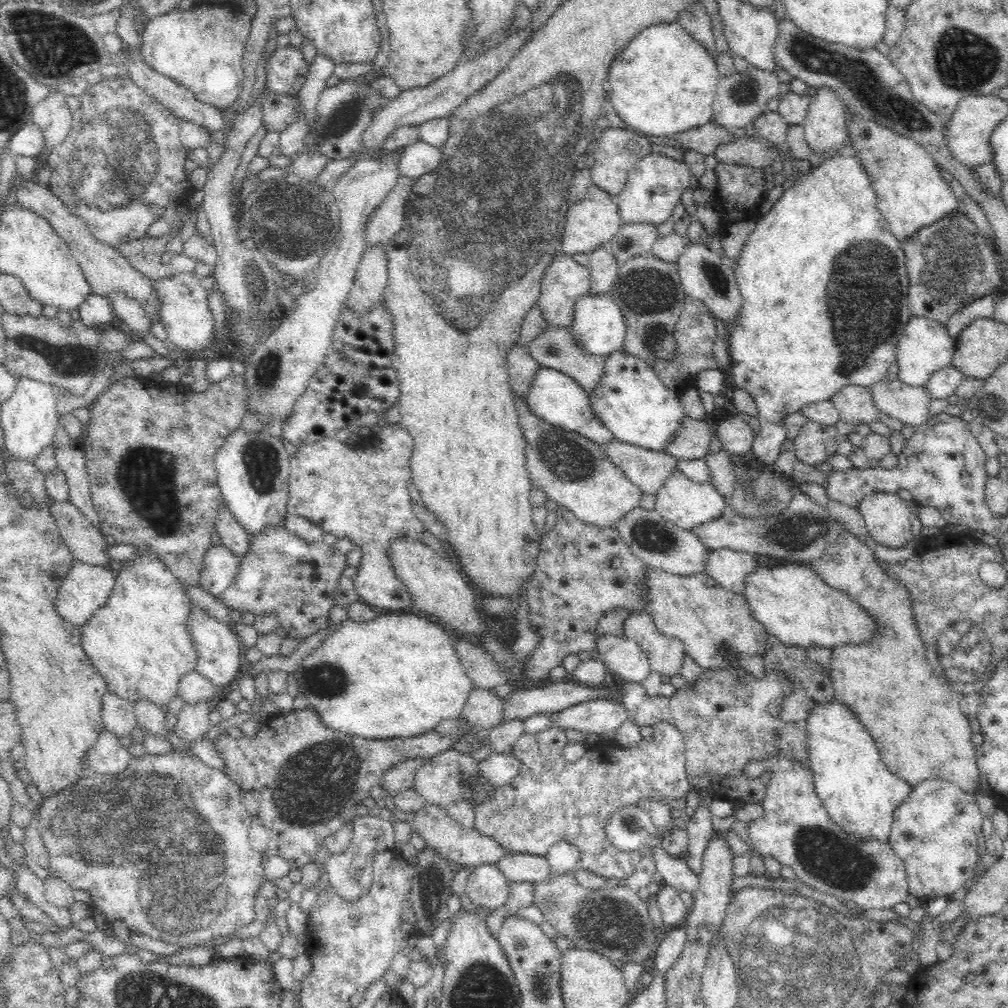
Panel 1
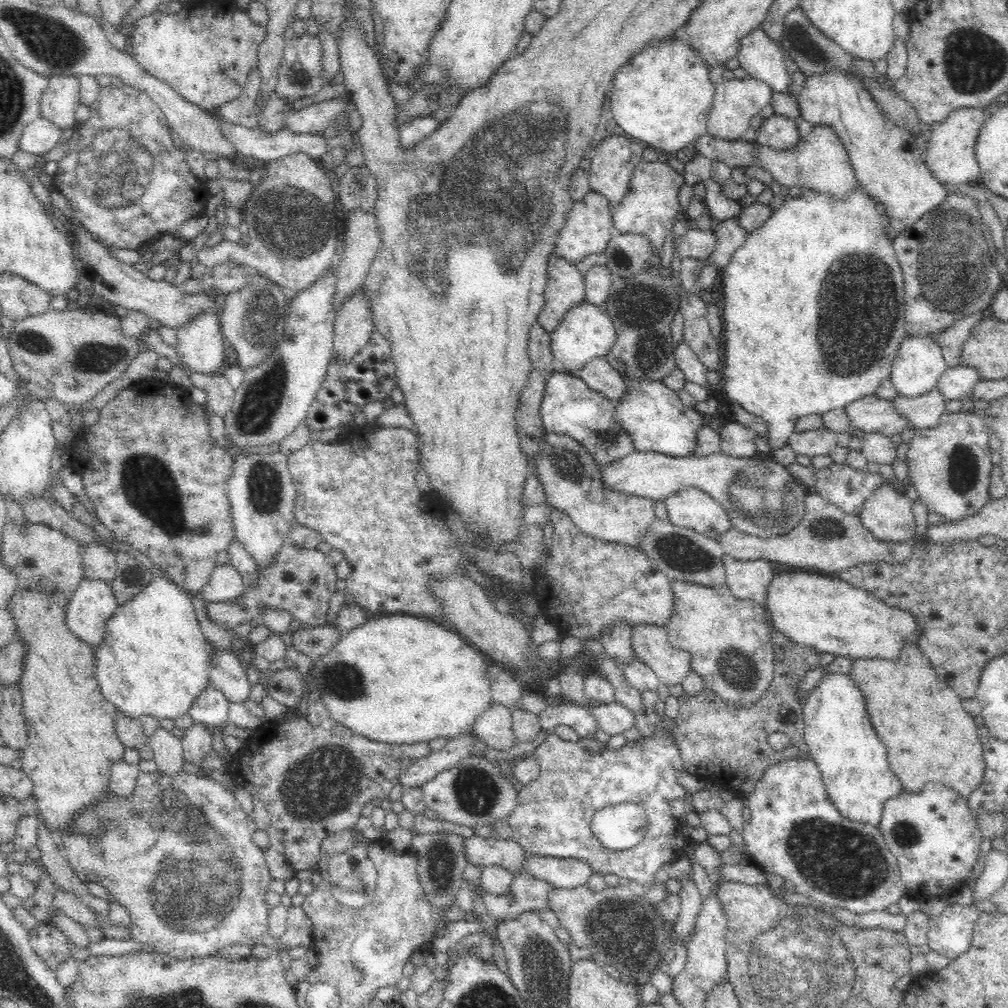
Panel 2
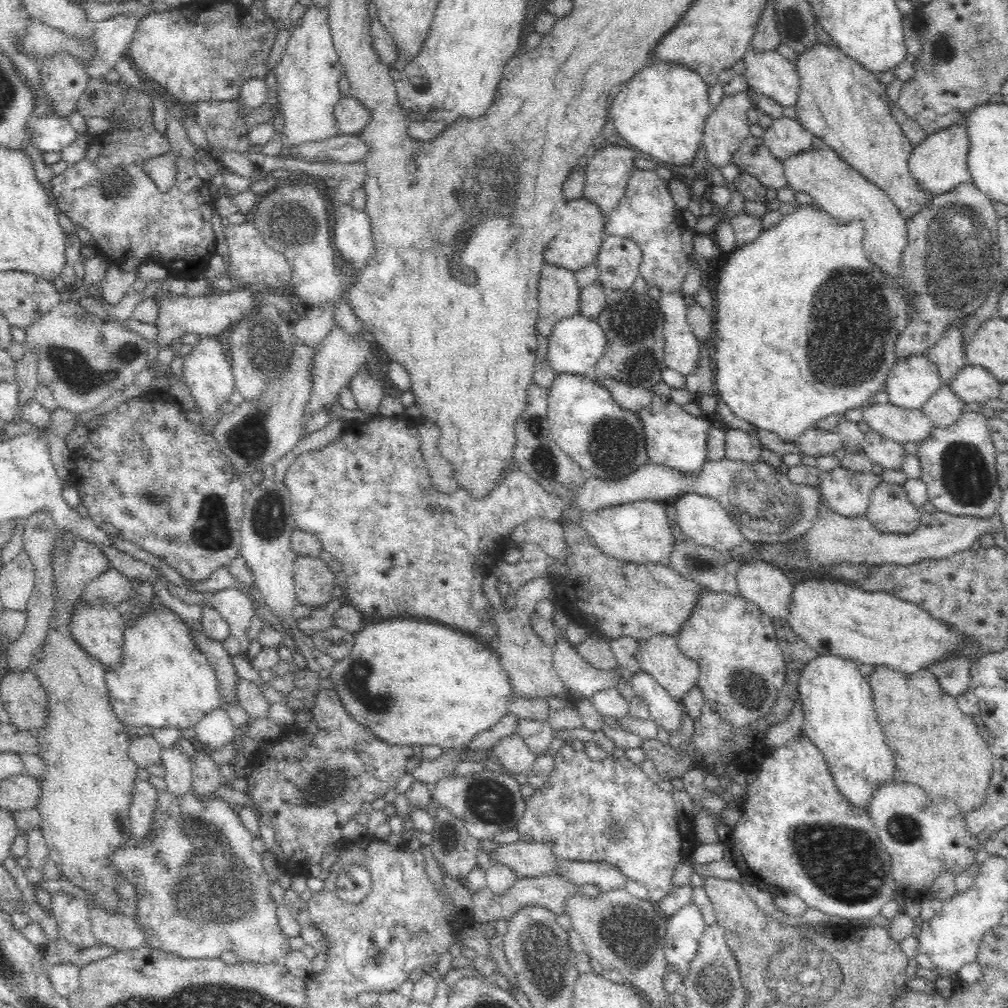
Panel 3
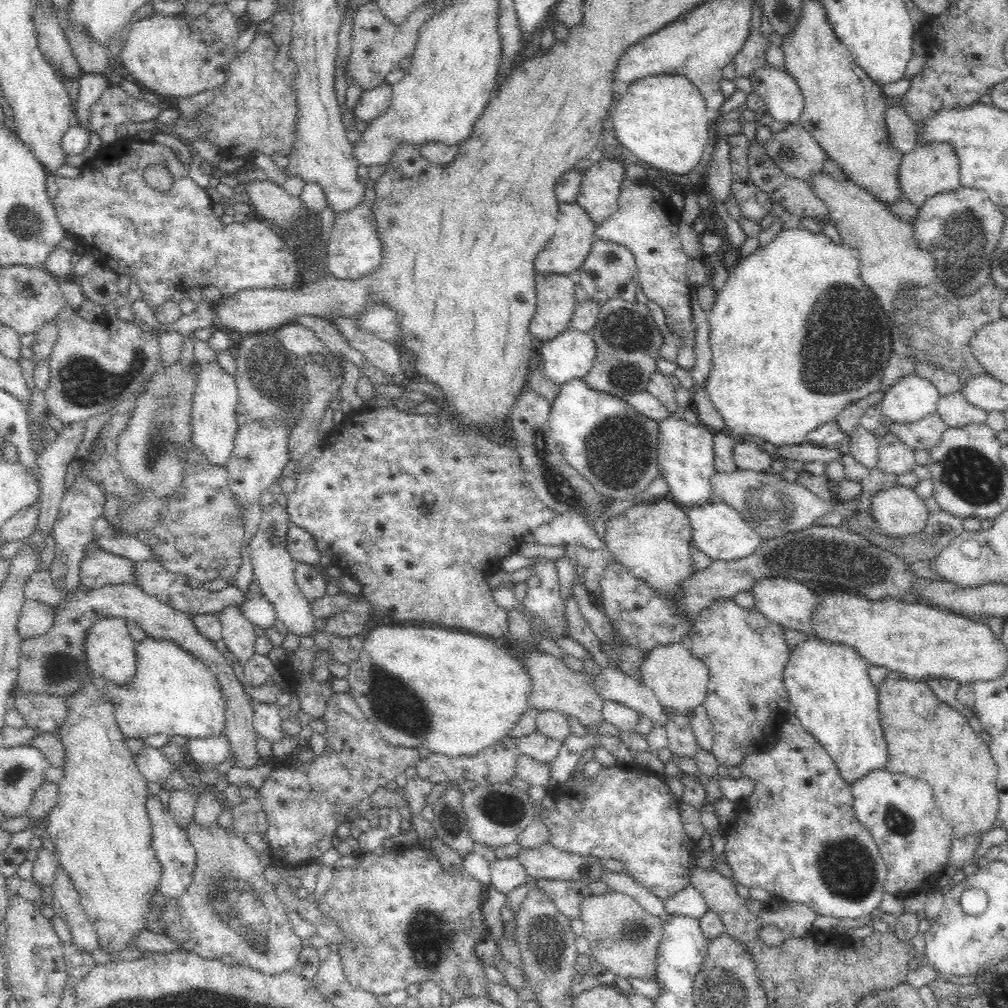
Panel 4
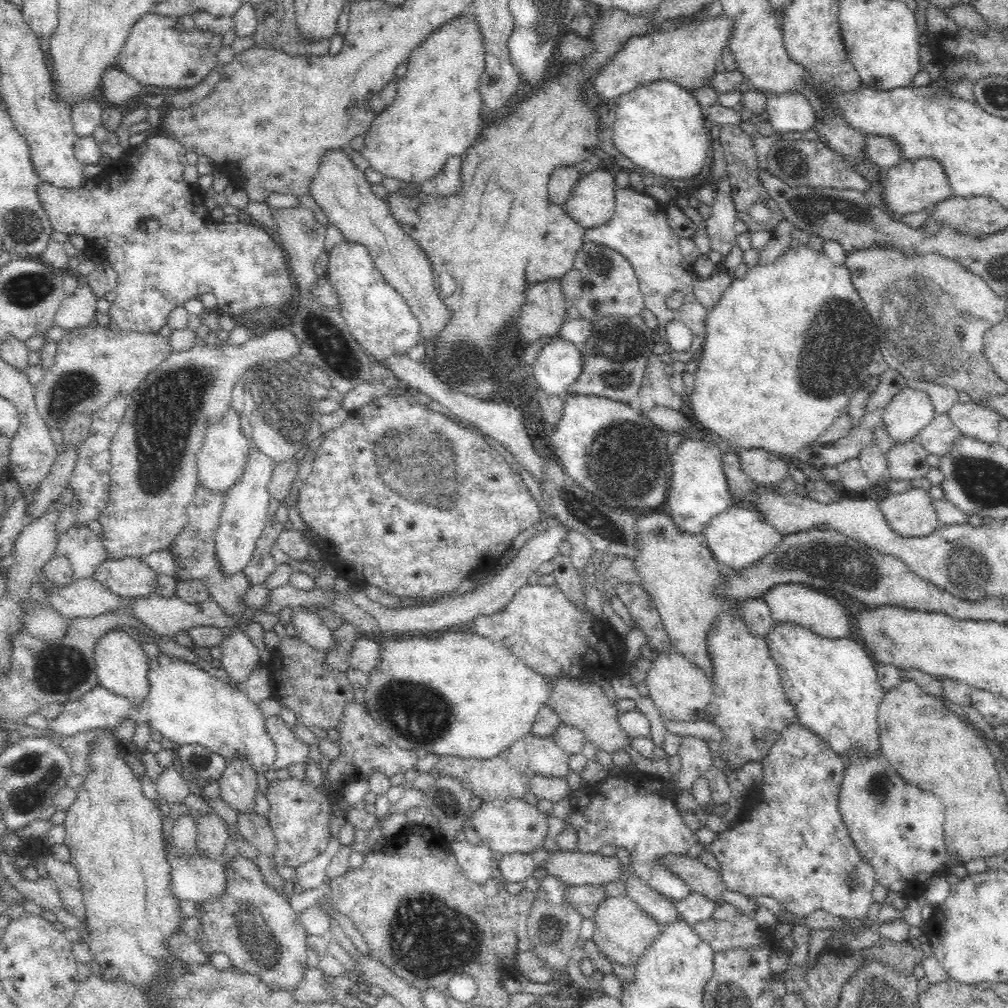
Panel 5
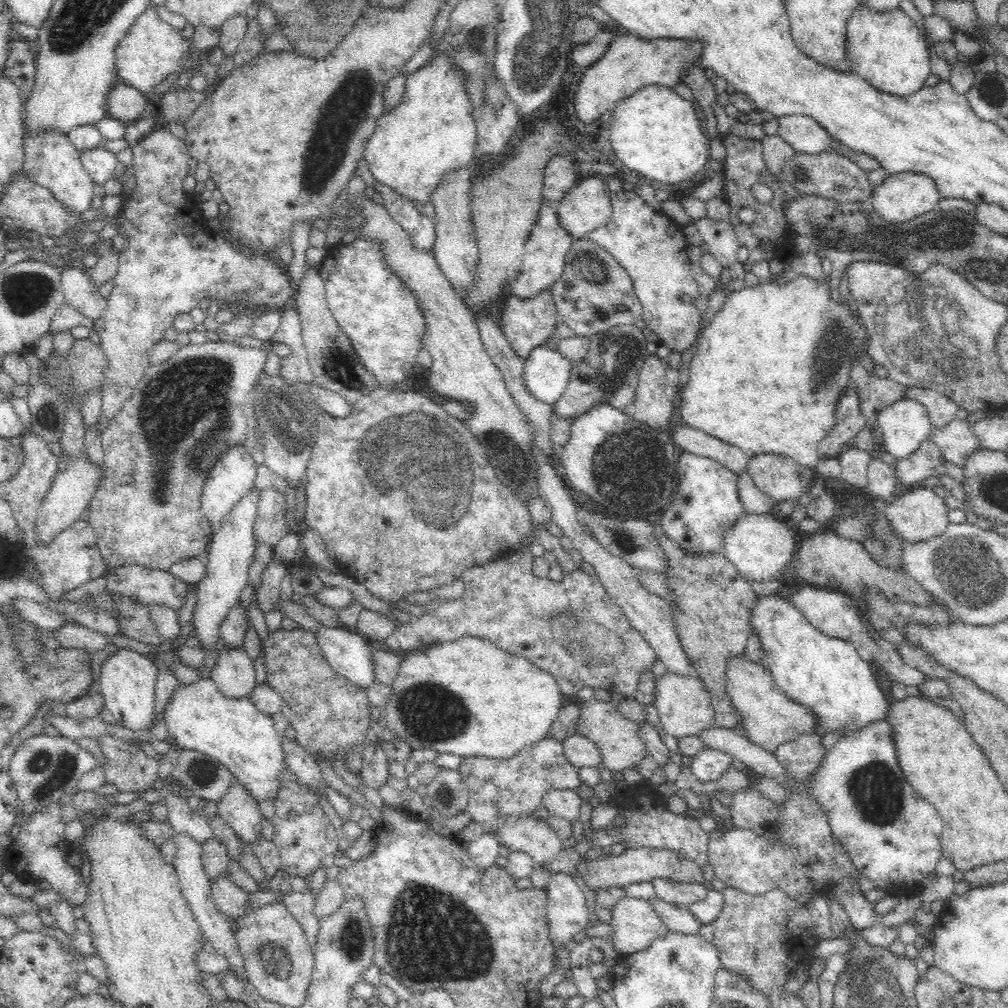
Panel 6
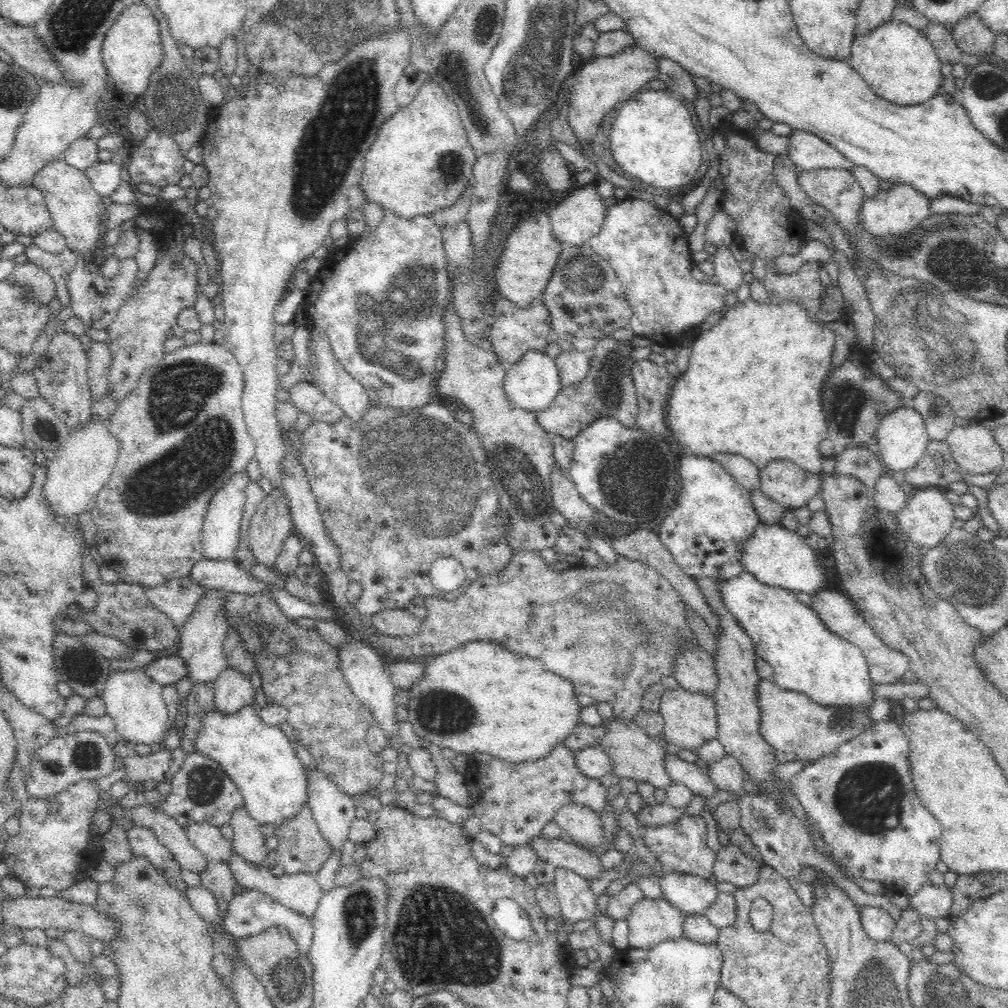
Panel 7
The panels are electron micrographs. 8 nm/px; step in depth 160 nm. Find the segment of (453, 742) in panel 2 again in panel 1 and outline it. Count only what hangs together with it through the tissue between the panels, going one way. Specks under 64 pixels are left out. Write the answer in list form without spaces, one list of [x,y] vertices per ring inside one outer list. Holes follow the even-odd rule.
[[[416,757],[398,762],[388,771],[384,772],[383,778],[380,780],[380,786],[384,788],[389,796],[384,797],[385,806],[391,810],[396,810],[393,796],[406,788],[414,786],[414,772],[416,768],[420,768],[424,764],[424,759]]]

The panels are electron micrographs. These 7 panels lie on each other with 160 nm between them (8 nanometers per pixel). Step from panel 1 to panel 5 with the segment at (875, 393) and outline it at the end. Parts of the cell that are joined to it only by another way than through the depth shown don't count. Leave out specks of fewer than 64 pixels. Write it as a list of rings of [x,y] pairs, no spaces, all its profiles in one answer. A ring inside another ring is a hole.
[[[958,401],[947,413],[954,426],[964,436],[971,436],[987,444],[998,442],[998,424],[1002,418],[998,412],[982,407],[974,401],[967,403]]]

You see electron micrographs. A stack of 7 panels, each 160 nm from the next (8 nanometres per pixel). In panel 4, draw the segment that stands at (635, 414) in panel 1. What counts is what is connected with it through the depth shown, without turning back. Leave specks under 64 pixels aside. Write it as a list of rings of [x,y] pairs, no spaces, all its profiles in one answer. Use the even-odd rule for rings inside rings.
[[[669,413],[664,420],[658,422],[658,466],[661,475],[669,485],[669,492],[682,509],[703,506],[715,500],[712,491],[712,478],[717,474],[713,450],[714,431],[702,423],[690,424],[679,414]]]

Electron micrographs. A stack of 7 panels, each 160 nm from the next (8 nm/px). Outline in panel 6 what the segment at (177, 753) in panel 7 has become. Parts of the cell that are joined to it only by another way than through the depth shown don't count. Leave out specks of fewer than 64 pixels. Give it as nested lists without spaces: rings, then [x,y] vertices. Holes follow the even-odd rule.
[[[112,735],[102,736],[96,740],[101,747],[101,751],[105,756],[105,782],[106,784],[114,784],[120,792],[137,792],[143,791],[148,793],[151,791],[150,786],[154,784],[158,776],[158,767],[160,762],[158,759],[150,758],[134,741],[122,740],[122,738],[114,738]]]

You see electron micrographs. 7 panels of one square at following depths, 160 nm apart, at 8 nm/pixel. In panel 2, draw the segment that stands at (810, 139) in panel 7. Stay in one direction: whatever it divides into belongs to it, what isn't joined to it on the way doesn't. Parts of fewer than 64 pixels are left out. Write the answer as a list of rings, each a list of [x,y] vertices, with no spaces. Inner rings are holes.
[[[759,26],[742,38],[737,58],[748,77],[765,82],[773,92],[789,93],[791,75],[786,69],[784,55],[784,50]]]

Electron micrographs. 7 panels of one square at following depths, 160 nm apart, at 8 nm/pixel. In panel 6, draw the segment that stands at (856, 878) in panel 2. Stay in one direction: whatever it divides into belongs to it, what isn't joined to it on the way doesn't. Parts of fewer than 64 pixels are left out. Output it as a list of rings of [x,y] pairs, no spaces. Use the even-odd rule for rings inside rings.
[[[819,732],[801,735],[792,742],[780,744],[776,752],[773,752],[786,775],[794,779],[796,786],[784,786],[788,791],[788,800],[778,804],[780,820],[778,830],[772,836],[758,836],[753,830],[736,830],[734,826],[722,830],[715,828],[709,833],[707,855],[714,877],[719,878],[726,887],[736,888],[752,896],[764,894],[770,889],[782,889],[804,909],[807,909],[807,902],[814,895],[825,898],[835,896],[847,912],[854,929],[858,931],[877,925],[898,927],[910,923],[920,908],[921,896],[902,896],[896,908],[886,914],[876,915],[874,905],[864,897],[860,885],[852,879],[858,874],[857,869],[844,847],[832,836],[825,810],[807,793],[807,782],[828,752],[820,743],[821,737]]]

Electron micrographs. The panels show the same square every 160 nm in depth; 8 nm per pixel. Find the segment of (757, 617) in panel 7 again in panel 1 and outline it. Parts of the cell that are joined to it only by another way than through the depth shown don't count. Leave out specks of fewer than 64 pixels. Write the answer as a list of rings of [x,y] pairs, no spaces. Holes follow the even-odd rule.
[[[831,700],[816,705],[807,716],[809,768],[814,773],[814,789],[828,817],[862,841],[878,839],[889,842],[894,811],[913,789],[892,774],[878,754],[876,741],[846,705]]]

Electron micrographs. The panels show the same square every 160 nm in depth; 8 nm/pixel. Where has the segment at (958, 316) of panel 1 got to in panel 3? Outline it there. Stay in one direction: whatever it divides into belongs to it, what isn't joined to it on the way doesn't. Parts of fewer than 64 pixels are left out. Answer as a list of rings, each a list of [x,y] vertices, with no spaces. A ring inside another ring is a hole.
[[[949,326],[944,331],[940,340],[936,341],[925,354],[938,367],[941,381],[944,385],[950,384],[950,380],[962,370],[966,364],[964,344],[962,343],[963,326]]]

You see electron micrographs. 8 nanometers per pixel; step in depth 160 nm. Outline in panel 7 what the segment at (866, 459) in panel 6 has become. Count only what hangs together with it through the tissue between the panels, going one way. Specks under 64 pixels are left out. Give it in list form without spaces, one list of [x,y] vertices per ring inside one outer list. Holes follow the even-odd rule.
[[[848,446],[834,458],[835,473],[860,480],[872,492],[875,490],[876,482],[885,472],[884,465],[873,447],[867,449]]]

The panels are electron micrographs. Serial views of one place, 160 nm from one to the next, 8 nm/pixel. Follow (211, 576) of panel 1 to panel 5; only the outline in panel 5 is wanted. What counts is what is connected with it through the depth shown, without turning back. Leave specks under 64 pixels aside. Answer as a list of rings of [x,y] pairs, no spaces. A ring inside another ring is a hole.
[[[244,631],[230,633],[223,638],[219,647],[222,657],[217,662],[237,684],[246,682],[252,670],[265,661],[264,654],[260,653]]]

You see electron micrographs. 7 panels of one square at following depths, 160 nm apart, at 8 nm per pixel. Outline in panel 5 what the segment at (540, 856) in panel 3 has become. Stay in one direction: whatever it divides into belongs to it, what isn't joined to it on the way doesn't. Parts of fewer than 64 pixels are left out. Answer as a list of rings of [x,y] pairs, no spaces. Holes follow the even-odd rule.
[[[557,850],[551,854],[551,857],[543,864],[544,870],[548,875],[558,877],[562,882],[569,886],[588,886],[600,885],[604,882],[612,882],[622,878],[622,863],[616,855],[606,856],[602,853],[583,853],[580,851]]]

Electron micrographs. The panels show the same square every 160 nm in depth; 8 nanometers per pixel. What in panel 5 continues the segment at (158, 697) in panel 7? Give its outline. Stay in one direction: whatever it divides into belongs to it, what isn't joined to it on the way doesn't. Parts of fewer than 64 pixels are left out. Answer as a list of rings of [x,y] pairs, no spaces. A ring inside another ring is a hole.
[[[121,628],[106,631],[96,642],[94,662],[99,685],[108,692],[127,698],[133,706],[138,706],[148,694],[148,661],[140,642],[130,638]]]

